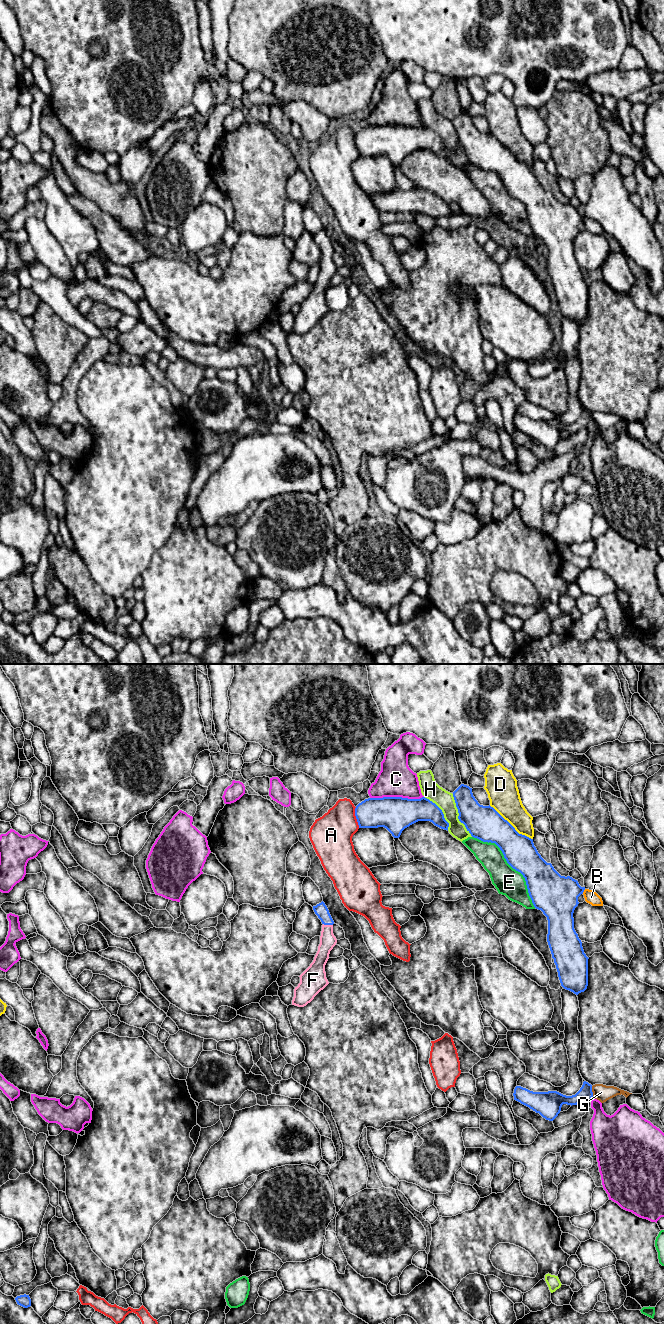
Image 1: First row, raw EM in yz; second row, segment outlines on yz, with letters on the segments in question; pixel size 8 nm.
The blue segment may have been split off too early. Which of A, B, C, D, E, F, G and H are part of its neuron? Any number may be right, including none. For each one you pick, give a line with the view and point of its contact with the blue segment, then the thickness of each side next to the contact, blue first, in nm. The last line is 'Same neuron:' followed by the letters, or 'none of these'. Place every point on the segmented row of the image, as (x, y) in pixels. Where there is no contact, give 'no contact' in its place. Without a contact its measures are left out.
F: meets blue in yz at (328, 924); 110 nm thick on the blue side, 130 nm on the other
Same neuron: F

